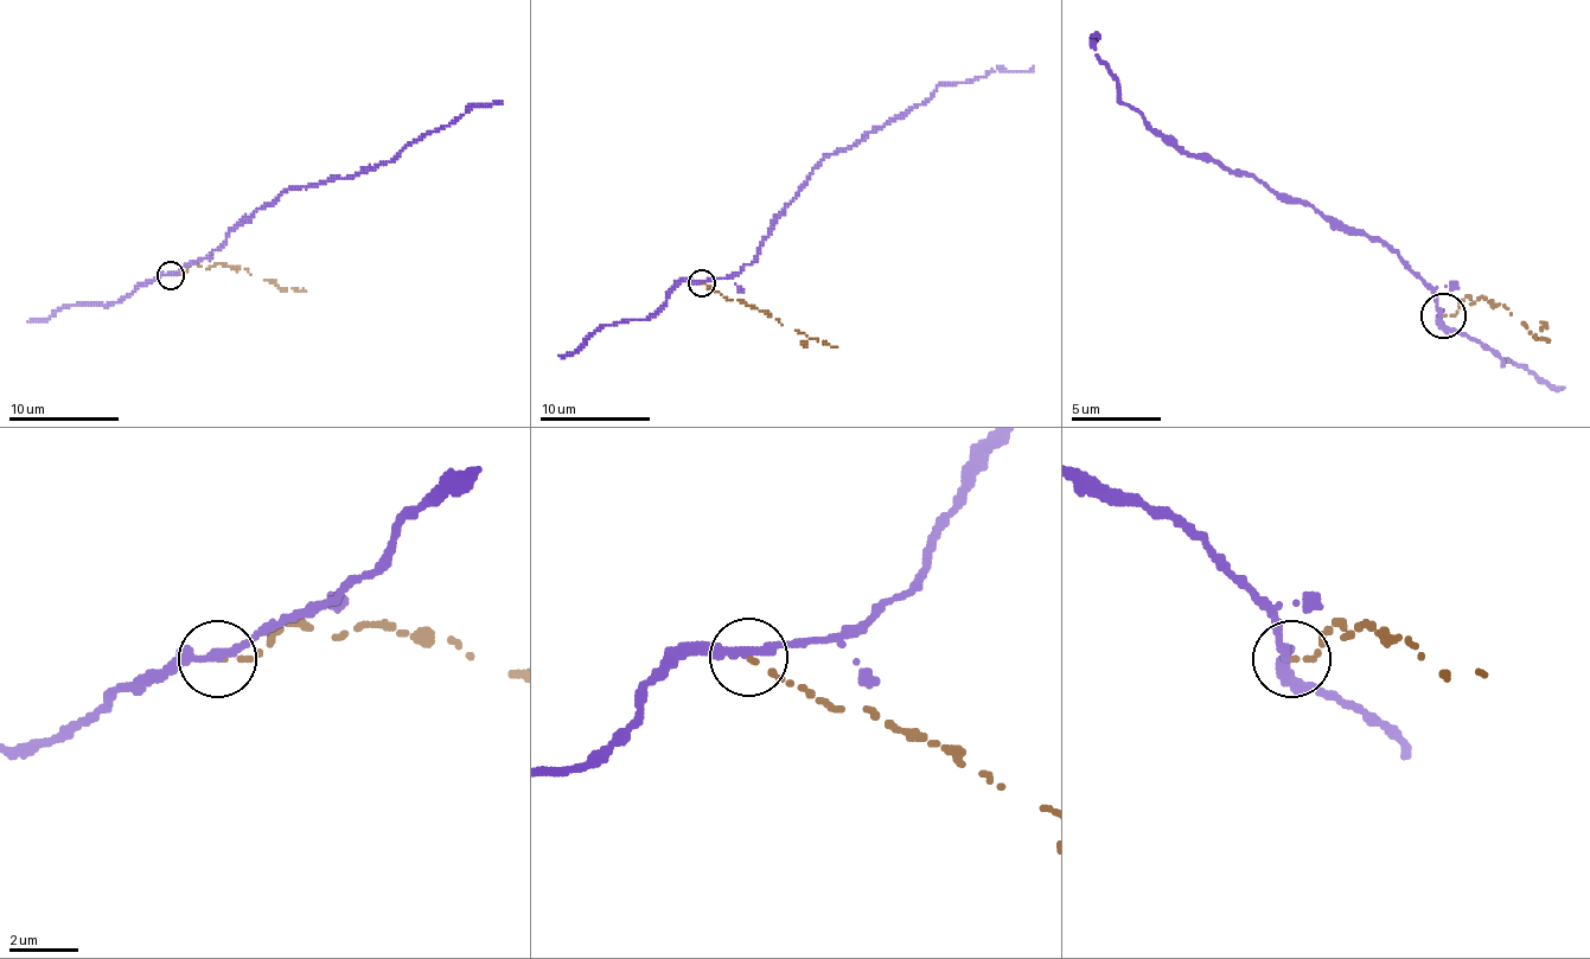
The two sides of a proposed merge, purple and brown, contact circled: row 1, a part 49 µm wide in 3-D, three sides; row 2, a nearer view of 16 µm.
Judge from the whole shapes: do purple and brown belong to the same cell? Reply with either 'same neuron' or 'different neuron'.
different neuron

